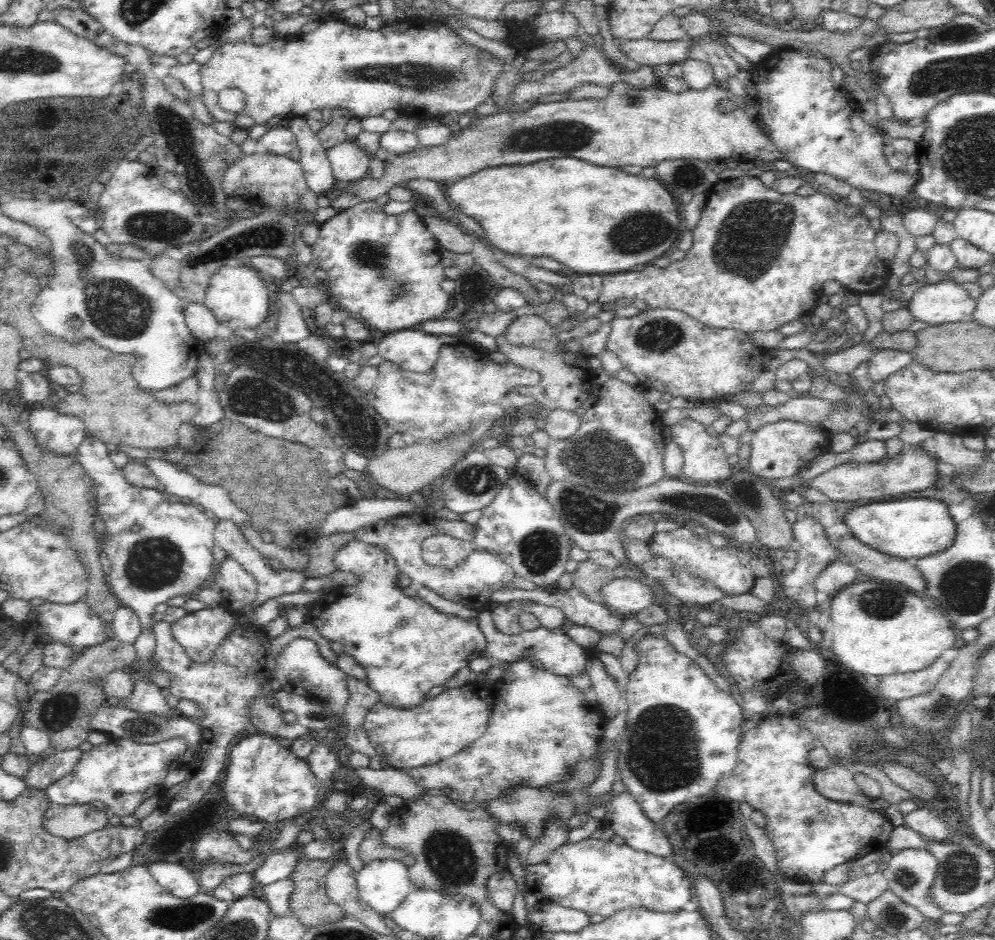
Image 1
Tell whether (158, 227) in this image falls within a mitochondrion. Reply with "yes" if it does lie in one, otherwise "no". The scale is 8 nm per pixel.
yes

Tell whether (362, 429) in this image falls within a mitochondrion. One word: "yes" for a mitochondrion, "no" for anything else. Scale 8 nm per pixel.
yes

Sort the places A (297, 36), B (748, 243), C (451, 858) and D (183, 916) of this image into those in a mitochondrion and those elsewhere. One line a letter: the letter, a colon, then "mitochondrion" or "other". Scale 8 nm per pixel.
A: other
B: mitochondrion
C: mitochondrion
D: mitochondrion

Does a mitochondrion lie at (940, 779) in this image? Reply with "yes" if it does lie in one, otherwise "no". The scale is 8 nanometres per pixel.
no

